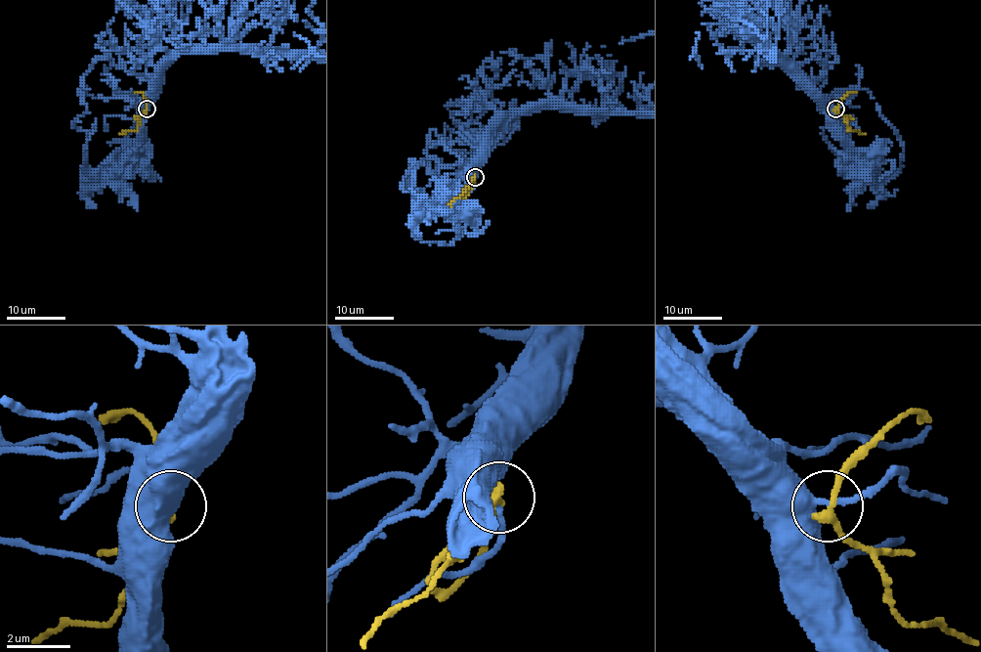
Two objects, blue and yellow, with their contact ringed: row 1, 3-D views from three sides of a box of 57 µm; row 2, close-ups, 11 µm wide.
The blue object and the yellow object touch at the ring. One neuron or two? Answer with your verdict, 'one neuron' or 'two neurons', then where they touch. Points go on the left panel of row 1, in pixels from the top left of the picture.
two neurons | (147, 108)

